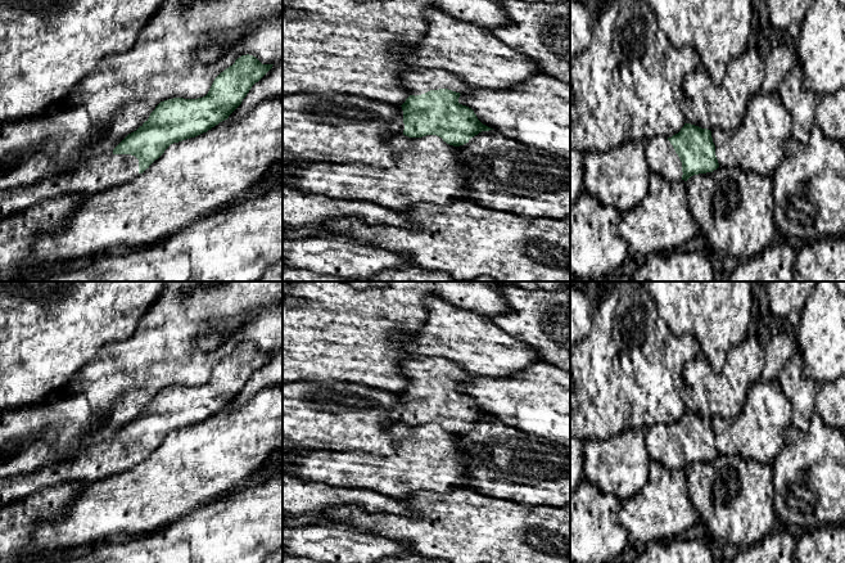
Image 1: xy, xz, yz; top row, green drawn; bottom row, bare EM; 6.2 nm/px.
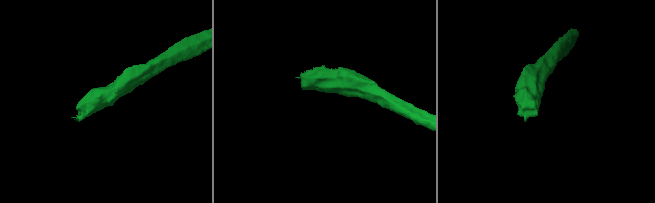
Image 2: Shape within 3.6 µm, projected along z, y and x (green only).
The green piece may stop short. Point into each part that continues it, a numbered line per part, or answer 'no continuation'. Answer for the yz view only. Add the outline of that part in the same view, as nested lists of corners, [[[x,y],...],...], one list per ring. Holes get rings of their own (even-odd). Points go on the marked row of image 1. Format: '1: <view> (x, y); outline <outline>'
1: yz (663, 160); outline [[[664,136],[646,141],[649,152],[649,167],[652,174],[663,176],[669,183],[682,180],[682,162],[670,141]]]

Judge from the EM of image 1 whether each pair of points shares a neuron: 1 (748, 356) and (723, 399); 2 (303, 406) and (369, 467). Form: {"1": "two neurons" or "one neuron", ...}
{"1": "one neuron", "2": "two neurons"}

